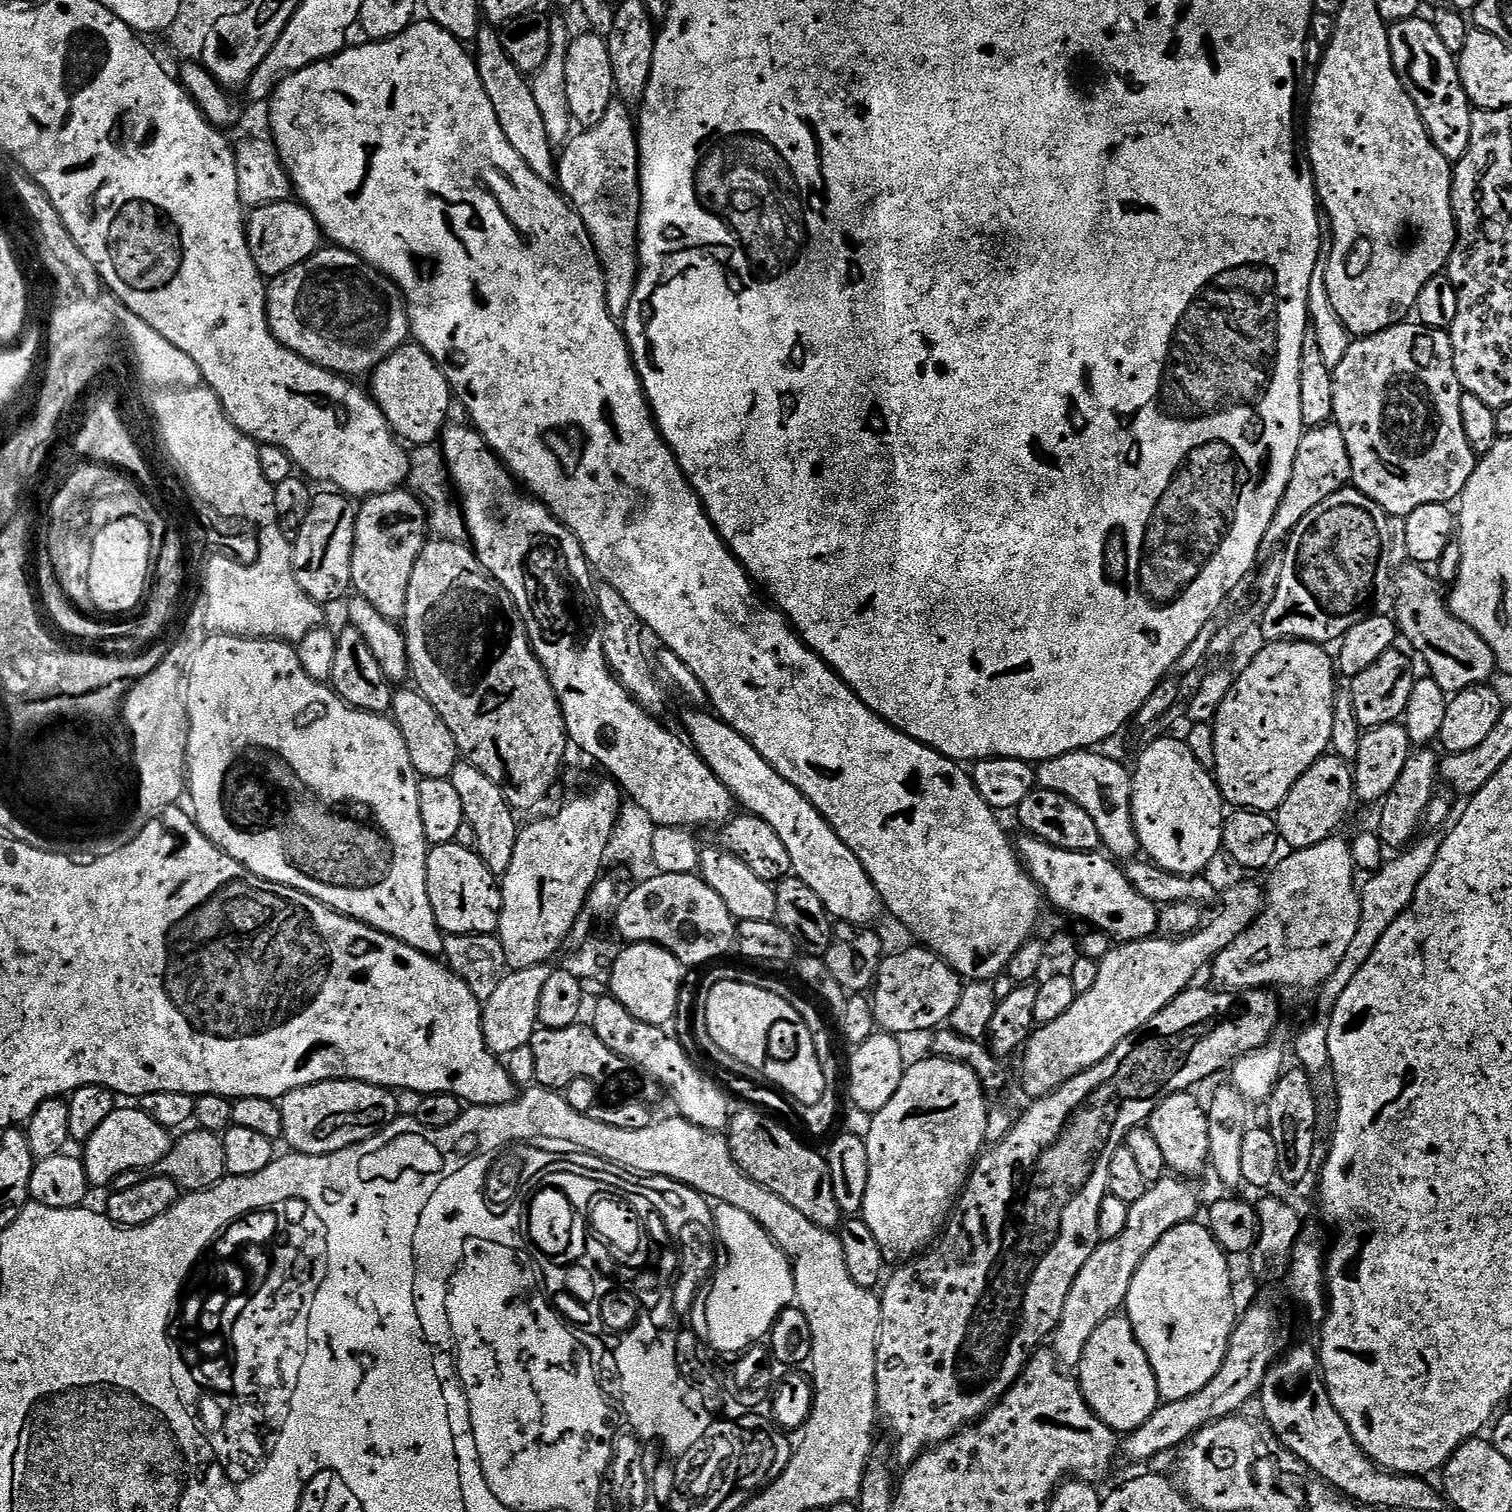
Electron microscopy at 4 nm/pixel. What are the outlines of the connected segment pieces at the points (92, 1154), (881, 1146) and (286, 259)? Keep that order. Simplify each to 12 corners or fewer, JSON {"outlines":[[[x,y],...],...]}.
{"outlines":[[[117,1107],[83,1145],[93,1189],[155,1169],[169,1129]],[[905,1068],[866,1131],[885,1261],[941,1235],[986,1144],[973,1069]],[[291,199],[251,209],[250,258],[281,276],[322,247],[314,214]]]}

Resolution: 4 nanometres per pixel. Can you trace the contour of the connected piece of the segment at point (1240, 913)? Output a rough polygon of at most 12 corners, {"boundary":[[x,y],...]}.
{"boundary":[[1248,880],[1179,938],[1109,947],[1022,1049],[1029,1097],[1105,1060],[1264,910]]}

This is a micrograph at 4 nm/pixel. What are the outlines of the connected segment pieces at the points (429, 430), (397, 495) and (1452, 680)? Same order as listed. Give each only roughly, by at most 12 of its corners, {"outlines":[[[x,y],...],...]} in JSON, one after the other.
{"outlines":[[[415,342],[371,373],[370,395],[409,445],[435,445],[454,393]],[[408,490],[359,505],[352,588],[403,621],[426,543]],[[1395,569],[1399,635],[1455,694],[1487,685],[1494,650],[1431,571]]]}

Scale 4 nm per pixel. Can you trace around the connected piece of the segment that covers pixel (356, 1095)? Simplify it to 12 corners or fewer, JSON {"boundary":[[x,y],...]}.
{"boundary":[[323,1080],[279,1107],[294,1152],[325,1156],[398,1119],[395,1091]]}

